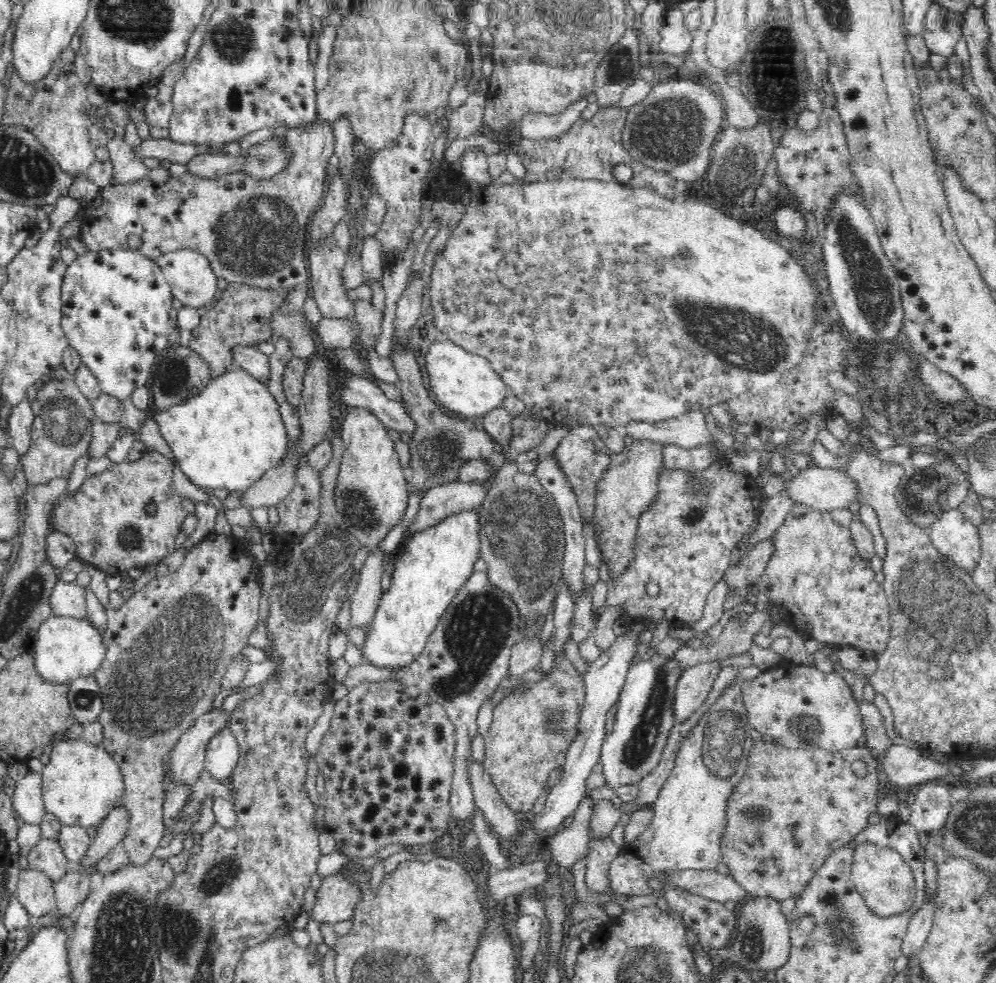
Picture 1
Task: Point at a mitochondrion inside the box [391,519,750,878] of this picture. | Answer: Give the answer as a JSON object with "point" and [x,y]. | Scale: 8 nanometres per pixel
{"point":[479,628]}

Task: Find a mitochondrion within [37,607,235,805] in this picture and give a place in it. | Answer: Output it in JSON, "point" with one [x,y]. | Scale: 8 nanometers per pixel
{"point":[82,699]}

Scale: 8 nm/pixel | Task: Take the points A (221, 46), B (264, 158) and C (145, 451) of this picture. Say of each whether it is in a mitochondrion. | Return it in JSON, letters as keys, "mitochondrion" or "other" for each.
{"A":"mitochondrion","B":"mitochondrion","C":"other"}

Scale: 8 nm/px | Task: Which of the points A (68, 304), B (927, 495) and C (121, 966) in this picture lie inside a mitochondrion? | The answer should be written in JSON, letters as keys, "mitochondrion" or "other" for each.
{"A":"other","B":"mitochondrion","C":"mitochondrion"}

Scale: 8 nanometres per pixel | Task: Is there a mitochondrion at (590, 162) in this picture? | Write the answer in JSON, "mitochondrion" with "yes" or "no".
{"mitochondrion":"no"}

